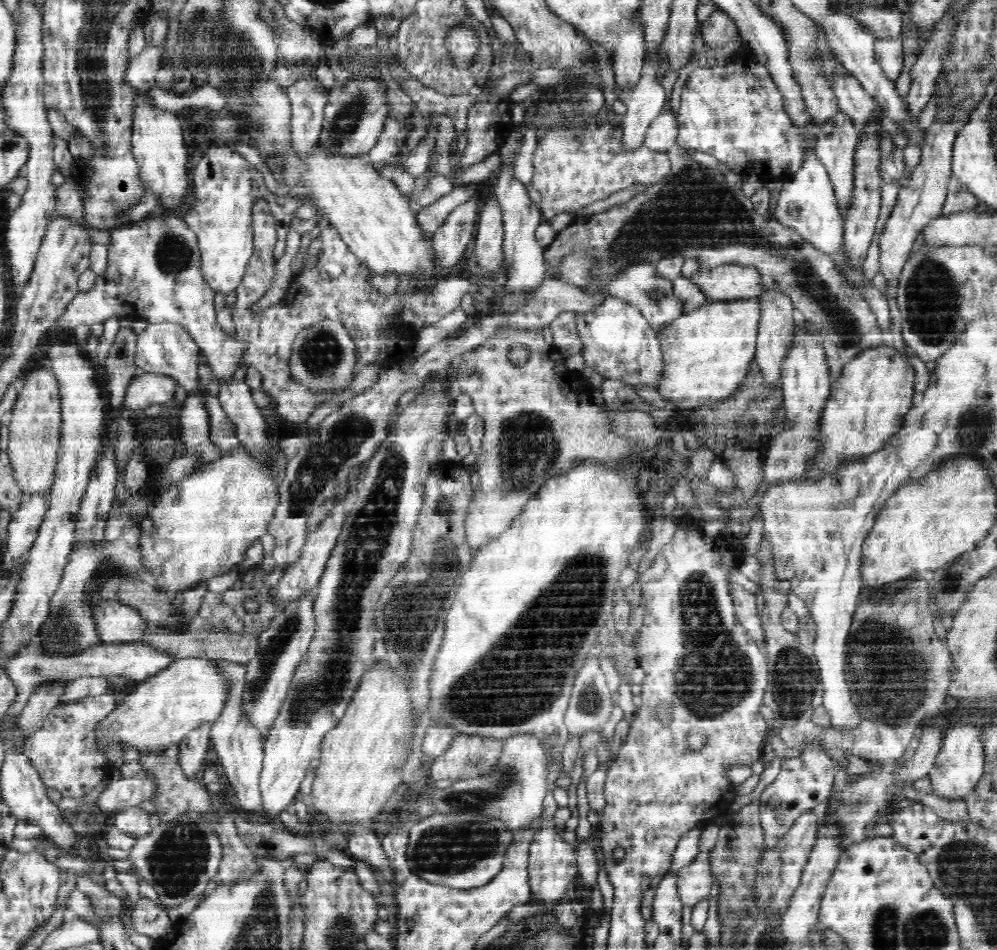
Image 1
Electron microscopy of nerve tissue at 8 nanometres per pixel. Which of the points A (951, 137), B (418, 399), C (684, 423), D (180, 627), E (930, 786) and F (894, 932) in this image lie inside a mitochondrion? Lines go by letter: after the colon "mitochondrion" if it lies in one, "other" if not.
A: other
B: other
C: other
D: other
E: other
F: mitochondrion

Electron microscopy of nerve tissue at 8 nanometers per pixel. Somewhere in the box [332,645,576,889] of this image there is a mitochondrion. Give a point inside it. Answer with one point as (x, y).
(446, 850)

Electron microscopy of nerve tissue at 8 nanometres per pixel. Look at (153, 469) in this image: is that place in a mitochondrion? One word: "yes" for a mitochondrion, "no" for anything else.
no

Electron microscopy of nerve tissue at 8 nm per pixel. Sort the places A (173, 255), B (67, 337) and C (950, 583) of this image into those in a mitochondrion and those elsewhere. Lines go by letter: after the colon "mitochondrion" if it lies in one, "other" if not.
A: mitochondrion
B: other
C: mitochondrion

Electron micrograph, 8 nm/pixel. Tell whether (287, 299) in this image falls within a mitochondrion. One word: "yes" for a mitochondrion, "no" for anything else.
no

